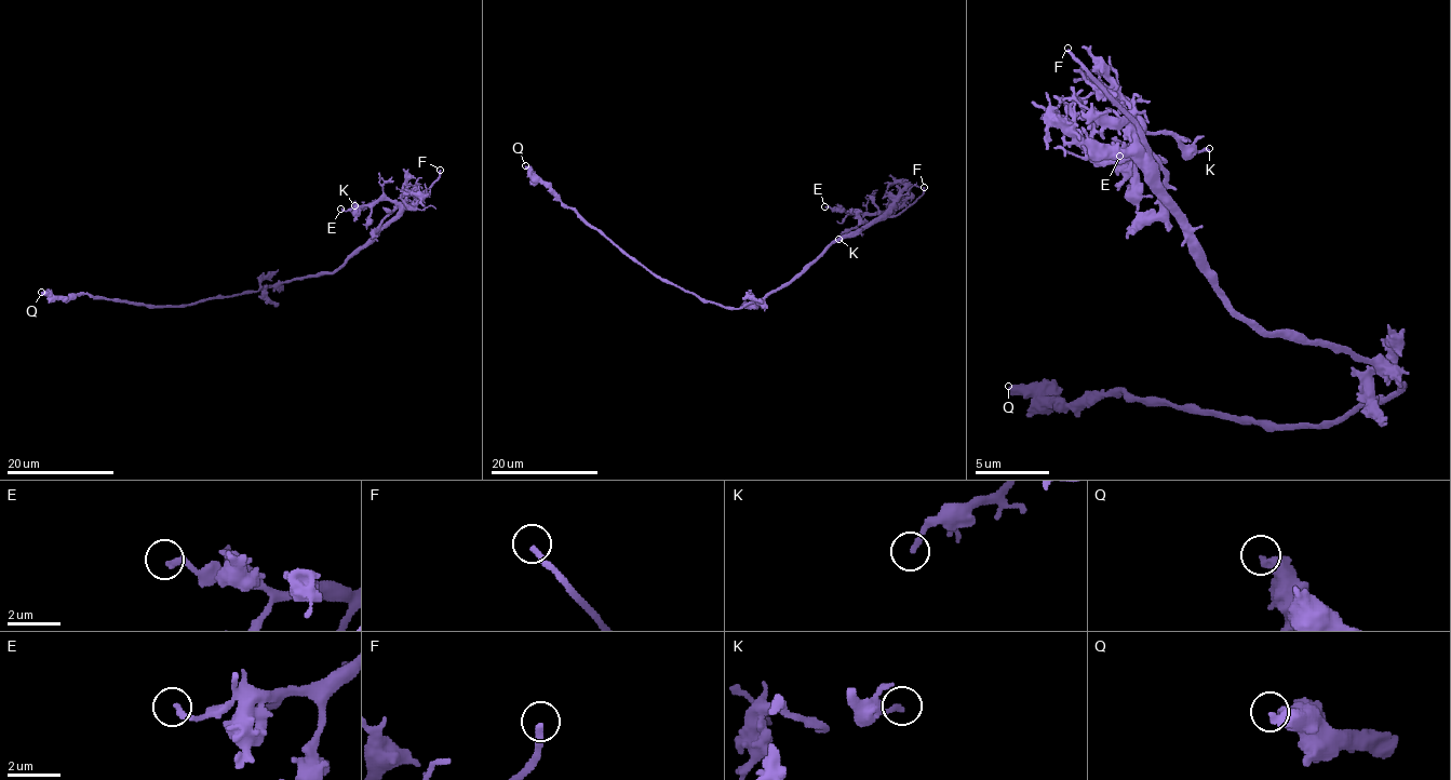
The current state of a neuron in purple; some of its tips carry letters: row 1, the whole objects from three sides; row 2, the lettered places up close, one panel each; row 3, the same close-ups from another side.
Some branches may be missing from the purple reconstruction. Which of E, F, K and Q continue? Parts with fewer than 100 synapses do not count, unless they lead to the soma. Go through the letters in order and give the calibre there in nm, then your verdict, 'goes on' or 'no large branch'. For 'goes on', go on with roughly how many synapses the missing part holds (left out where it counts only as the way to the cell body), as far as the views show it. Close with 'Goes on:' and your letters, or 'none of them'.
E: 200 nm | no large branch
F: 240 nm | goes on
K: 200 nm | no large branch
Q: 280 nm | no large branch
Goes on: F

